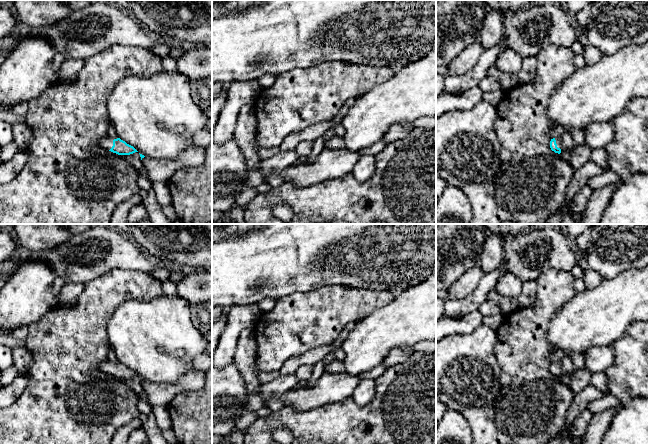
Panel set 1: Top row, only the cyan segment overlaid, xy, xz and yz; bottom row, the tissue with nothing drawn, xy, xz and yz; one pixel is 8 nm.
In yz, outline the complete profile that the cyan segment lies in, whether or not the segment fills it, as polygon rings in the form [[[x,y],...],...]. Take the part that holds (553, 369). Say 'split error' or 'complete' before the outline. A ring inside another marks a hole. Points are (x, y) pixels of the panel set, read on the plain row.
split error | [[[560,361],[551,363],[551,365],[550,365],[550,372],[555,377],[558,377],[558,378],[561,377],[562,366],[561,366]]]

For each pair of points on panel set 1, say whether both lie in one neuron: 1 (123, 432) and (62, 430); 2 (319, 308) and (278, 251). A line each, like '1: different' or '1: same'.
1: different
2: different

